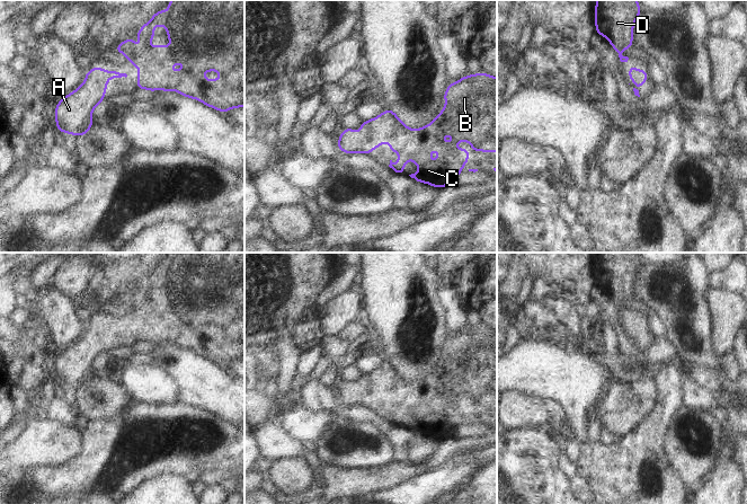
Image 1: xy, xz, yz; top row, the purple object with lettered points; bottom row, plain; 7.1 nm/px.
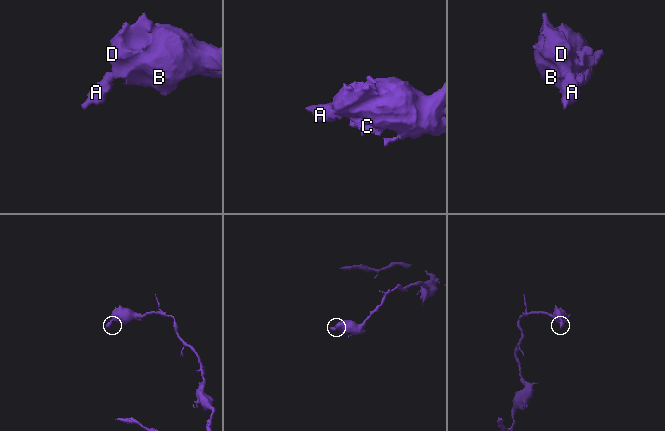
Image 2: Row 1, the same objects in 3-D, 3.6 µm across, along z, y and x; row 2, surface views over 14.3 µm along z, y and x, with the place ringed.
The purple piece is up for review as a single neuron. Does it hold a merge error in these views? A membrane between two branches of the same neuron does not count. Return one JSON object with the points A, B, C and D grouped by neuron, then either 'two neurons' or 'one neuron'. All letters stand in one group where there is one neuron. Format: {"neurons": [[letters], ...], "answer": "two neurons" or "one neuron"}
{"neurons": [["A", "B", "C", "D"]], "answer": "one neuron"}

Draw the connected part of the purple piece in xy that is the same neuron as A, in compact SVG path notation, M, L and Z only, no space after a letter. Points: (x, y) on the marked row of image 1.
M91 68L86 73L86 81L72 94L64 96L56 104L56 127L78 136L86 134L92 126L91 113L97 104L103 101L109 78L127 77L119 71L107 72L104 69Z

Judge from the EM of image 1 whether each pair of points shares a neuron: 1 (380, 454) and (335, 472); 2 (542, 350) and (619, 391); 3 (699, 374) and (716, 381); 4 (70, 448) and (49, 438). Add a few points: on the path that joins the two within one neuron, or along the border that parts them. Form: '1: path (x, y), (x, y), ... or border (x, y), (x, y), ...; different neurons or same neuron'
1: border (322, 461), (346, 468), (371, 467); different neurons
2: border (614, 381), (612, 383); different neurons
3: path (703, 378), (711, 381); same neuron
4: path (64, 443), (54, 443); same neuron

